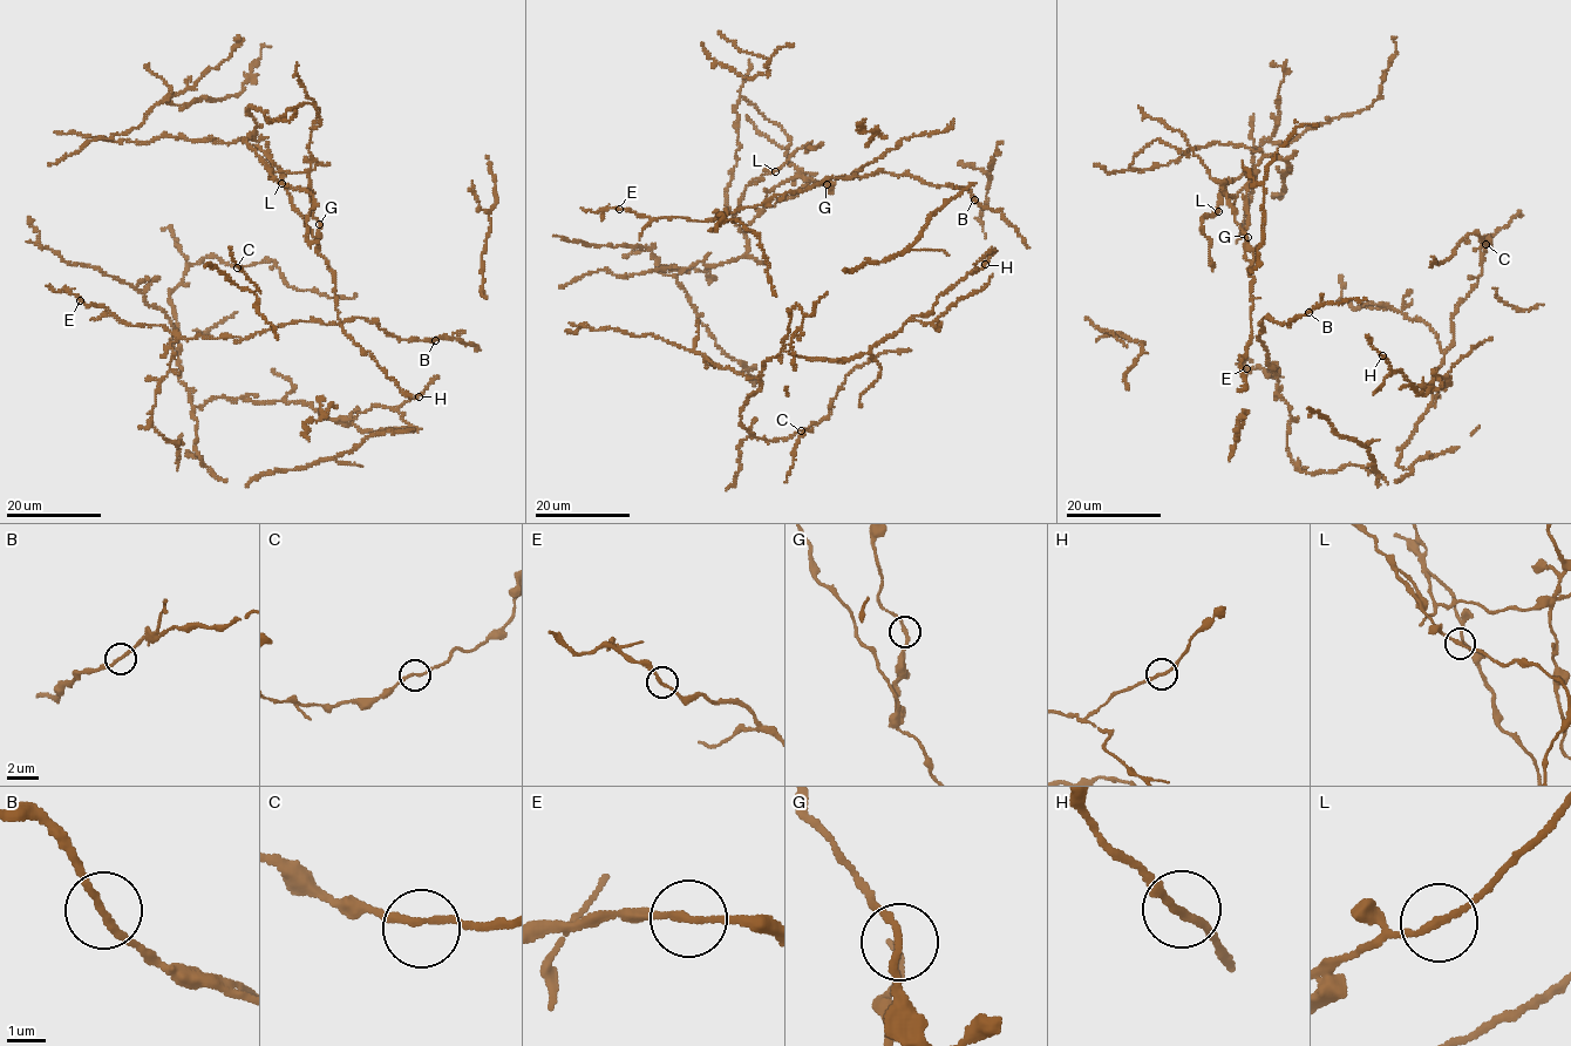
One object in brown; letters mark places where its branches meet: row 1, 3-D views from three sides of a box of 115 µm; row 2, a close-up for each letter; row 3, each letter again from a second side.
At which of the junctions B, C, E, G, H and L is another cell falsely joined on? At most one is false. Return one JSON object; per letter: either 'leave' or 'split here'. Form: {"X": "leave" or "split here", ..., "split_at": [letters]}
{"B": "leave", "C": "leave", "E": "leave", "G": "leave", "H": "leave", "L": "leave", "split_at": []}

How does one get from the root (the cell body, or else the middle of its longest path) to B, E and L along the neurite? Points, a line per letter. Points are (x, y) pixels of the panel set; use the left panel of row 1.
B: (334, 277), (340, 323), (366, 319), (400, 339), (435, 340)
E: (334, 277), (340, 323), (299, 320), (245, 339), (186, 339), (162, 326), (120, 323), (103, 306), (80, 300)
L: (334, 277), (312, 215), (313, 104), (269, 123), (247, 107), (257, 127), (242, 142), (281, 183)

